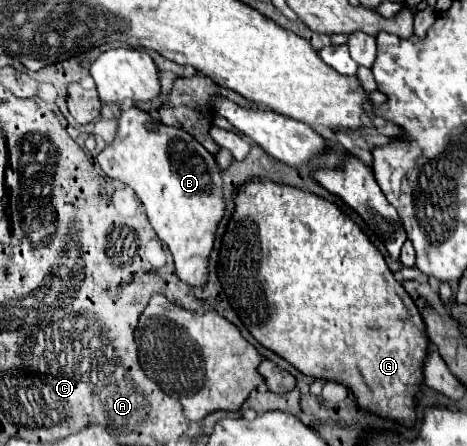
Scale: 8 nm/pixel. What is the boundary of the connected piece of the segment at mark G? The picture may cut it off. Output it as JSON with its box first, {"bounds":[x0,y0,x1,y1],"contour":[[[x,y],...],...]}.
{"bounds":[218,180,430,426],"contour":[[[252,180],[252,182],[244,184],[242,188],[238,188],[234,202],[236,202],[236,212],[234,212],[234,216],[224,232],[224,238],[222,238],[218,276],[222,280],[222,288],[232,304],[232,308],[236,310],[236,314],[244,322],[244,326],[250,330],[250,334],[264,348],[282,356],[286,362],[290,362],[302,374],[322,378],[322,380],[334,380],[342,386],[346,386],[356,396],[356,402],[360,408],[364,408],[380,418],[390,418],[398,424],[414,426],[414,422],[416,422],[416,412],[414,412],[416,394],[420,392],[420,386],[424,380],[422,368],[424,368],[424,358],[428,356],[430,340],[426,336],[424,320],[422,320],[418,308],[414,310],[414,302],[402,286],[400,286],[400,294],[398,294],[398,282],[396,282],[394,274],[390,272],[390,268],[386,266],[382,254],[376,250],[376,246],[366,238],[366,234],[338,206],[334,206],[332,202],[328,202],[312,192],[304,192],[304,190],[290,188],[290,186],[280,186],[270,180]]]}

